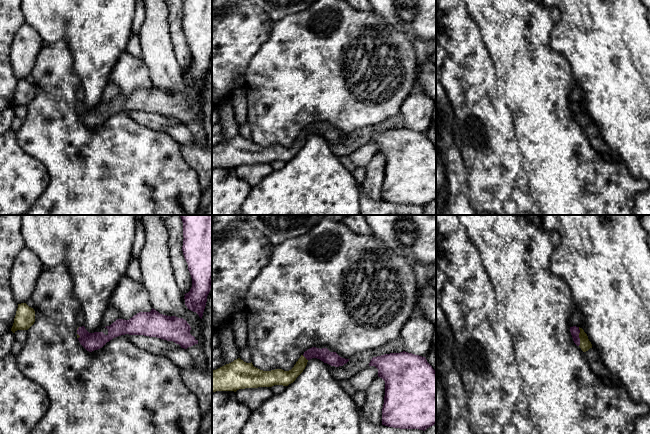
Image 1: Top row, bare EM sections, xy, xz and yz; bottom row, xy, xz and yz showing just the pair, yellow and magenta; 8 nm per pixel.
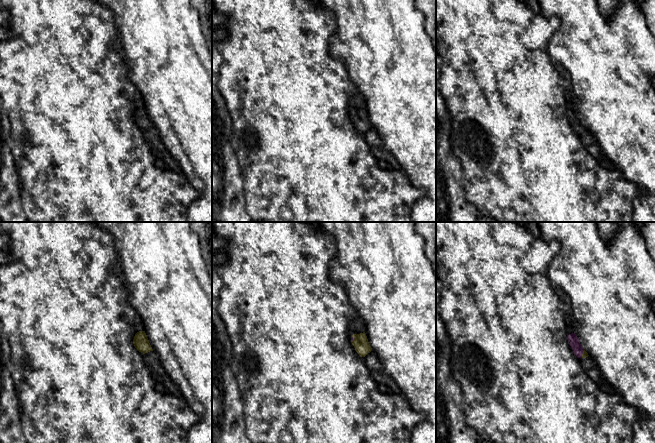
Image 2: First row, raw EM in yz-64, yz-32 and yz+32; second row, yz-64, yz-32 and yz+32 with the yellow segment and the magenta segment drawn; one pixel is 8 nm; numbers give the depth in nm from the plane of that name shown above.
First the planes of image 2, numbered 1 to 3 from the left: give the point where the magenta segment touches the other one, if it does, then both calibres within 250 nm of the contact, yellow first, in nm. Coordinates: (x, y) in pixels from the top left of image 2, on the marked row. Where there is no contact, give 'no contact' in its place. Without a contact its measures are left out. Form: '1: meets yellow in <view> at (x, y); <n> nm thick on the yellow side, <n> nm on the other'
1: no contact
2: meets yellow in yz-32 at (353, 339); 130 nm thick on the yellow side, 20 nm on the other
3: meets yellow in yz+32 at (582, 354); 50 nm thick on the yellow side, 80 nm on the other

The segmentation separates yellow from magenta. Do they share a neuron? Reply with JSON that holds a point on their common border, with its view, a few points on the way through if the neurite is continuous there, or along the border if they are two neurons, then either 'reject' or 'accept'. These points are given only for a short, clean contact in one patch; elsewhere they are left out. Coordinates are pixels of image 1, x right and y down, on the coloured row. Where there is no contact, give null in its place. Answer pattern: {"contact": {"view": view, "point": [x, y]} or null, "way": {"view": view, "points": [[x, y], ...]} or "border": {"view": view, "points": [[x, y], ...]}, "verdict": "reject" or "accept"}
{"contact": {"view": "yz", "point": [579, 336]}, "way": {"view": "yz", "points": [[585, 344], [579, 336], [574, 330]]}, "verdict": "accept"}

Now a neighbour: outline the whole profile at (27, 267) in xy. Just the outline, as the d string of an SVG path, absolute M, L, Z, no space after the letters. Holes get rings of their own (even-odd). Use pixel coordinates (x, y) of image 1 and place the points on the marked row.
M27 247L16 256L10 273L10 285L18 304L31 298L43 268L38 256Z

